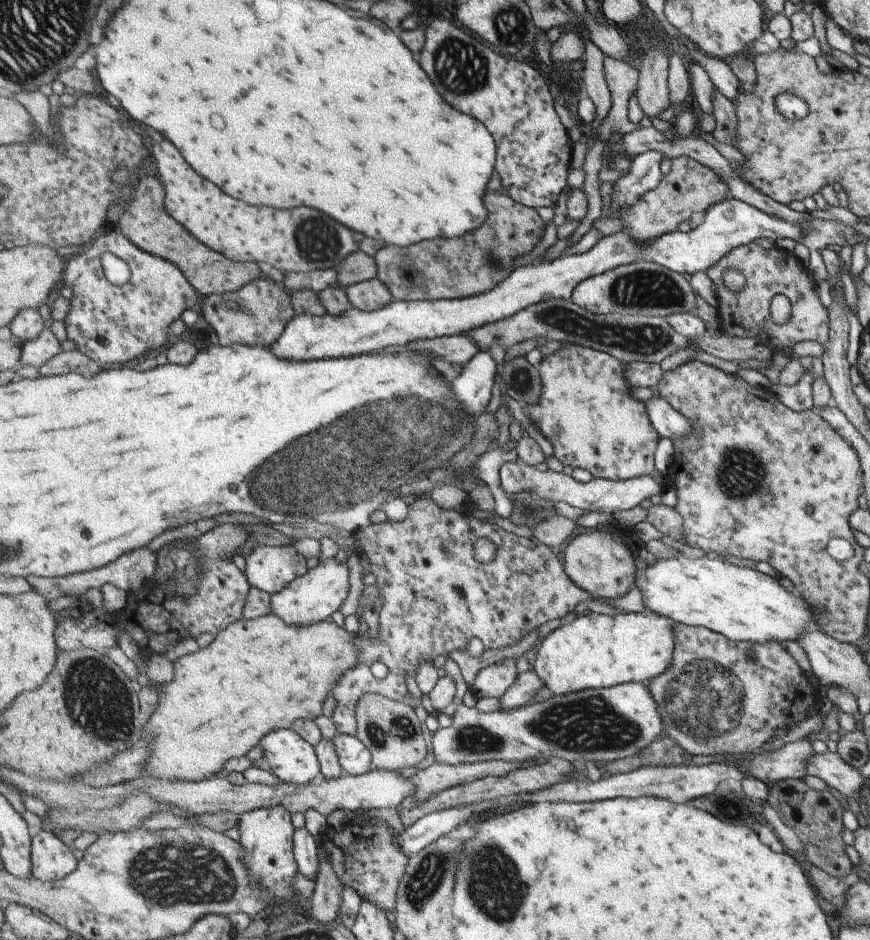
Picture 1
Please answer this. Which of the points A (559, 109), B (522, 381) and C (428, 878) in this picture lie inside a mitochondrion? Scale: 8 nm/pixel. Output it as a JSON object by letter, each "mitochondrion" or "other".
{"A":"other","B":"mitochondrion","C":"mitochondrion"}

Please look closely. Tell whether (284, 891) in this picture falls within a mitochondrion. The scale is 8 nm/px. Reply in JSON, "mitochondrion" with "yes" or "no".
{"mitochondrion":"yes"}

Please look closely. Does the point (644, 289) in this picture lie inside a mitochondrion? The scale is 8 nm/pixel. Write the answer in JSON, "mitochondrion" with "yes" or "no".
{"mitochondrion":"yes"}

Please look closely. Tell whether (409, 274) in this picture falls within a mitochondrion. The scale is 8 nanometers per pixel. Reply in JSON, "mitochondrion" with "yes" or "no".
{"mitochondrion":"no"}

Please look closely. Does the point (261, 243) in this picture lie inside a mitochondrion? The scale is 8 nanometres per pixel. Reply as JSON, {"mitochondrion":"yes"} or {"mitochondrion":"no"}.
{"mitochondrion":"no"}

